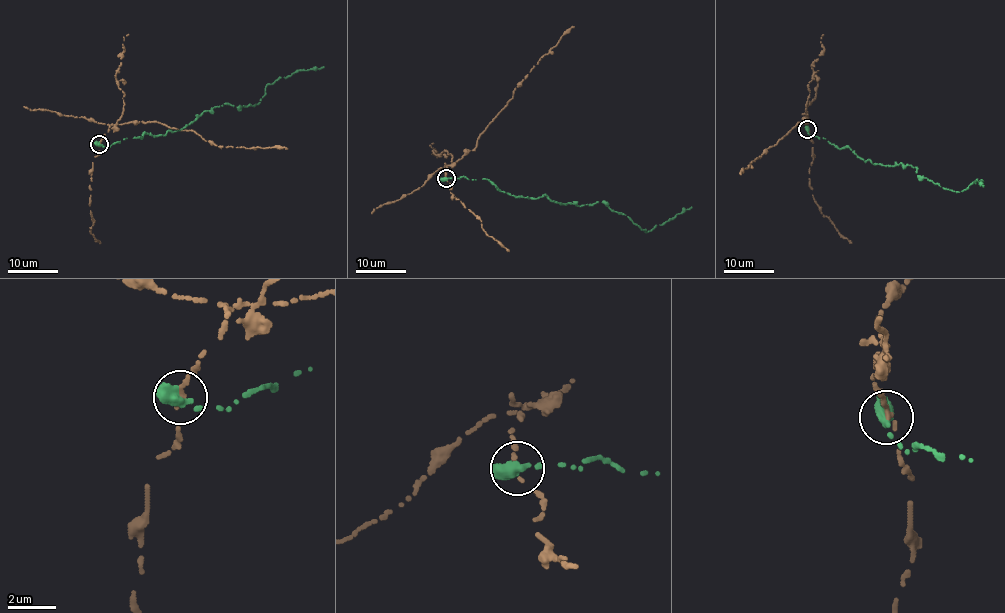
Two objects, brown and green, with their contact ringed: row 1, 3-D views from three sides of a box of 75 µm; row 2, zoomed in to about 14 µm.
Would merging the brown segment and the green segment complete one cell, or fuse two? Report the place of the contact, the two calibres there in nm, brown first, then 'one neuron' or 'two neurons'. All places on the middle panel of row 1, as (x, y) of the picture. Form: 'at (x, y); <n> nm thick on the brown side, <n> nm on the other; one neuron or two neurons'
at (446, 178); 240 nm thick on the brown side, 550 nm on the other; two neurons

